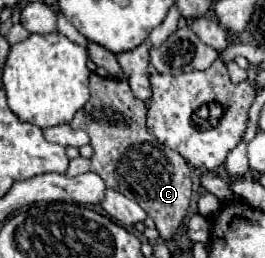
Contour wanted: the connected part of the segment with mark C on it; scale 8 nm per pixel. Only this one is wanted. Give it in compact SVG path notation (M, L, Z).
M91 74L89 88L91 88L89 102L73 116L73 120L69 124L73 128L85 130L91 138L91 146L95 150L95 154L91 158L91 170L97 172L105 180L107 188L117 190L123 196L135 200L139 206L143 206L147 216L155 220L155 226L157 226L161 238L169 240L175 234L175 230L179 228L179 224L189 208L189 200L191 200L189 164L185 162L185 158L181 154L165 152L165 146L161 146L161 142L151 132L147 132L147 126L145 126L147 112L131 112L131 96L125 96L123 84L117 84L117 78L101 78L97 74Z

